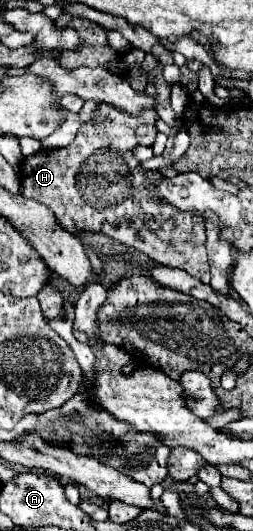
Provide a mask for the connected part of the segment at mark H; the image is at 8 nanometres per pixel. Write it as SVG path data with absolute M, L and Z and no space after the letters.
M99 104L99 110L99 116L105 120L83 124L73 144L57 150L41 150L25 158L21 166L23 196L51 208L59 224L73 234L107 234L125 246L145 252L163 266L181 268L201 282L209 282L203 222L169 204L151 200L147 184L159 180L161 174L143 170L133 158L133 148L137 144L135 128L139 124L155 124L157 112L143 110L143 114L131 116L123 114L123 110L105 108L103 104Z

